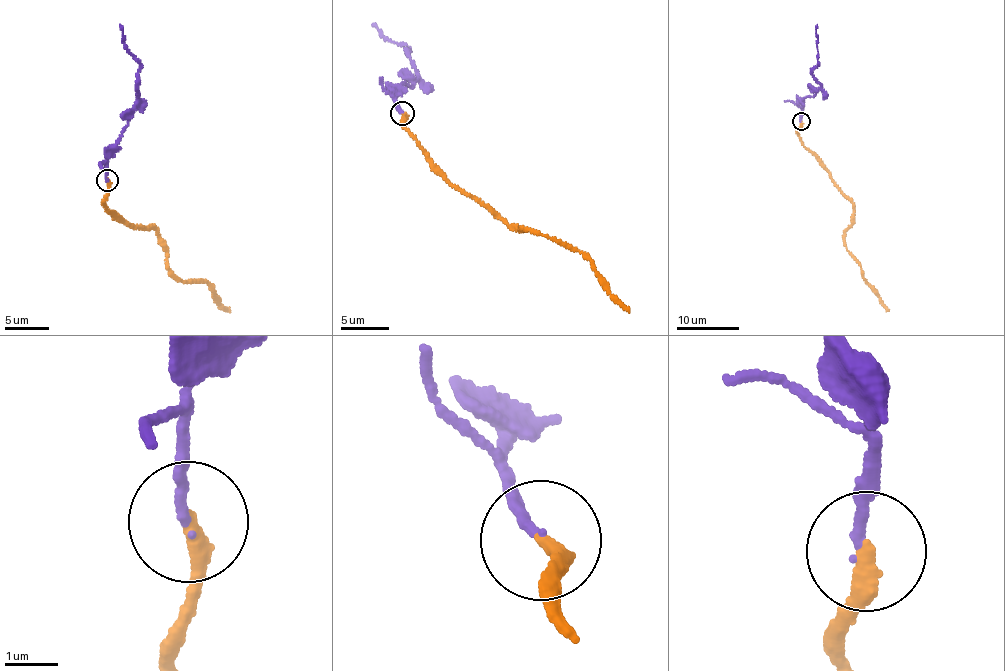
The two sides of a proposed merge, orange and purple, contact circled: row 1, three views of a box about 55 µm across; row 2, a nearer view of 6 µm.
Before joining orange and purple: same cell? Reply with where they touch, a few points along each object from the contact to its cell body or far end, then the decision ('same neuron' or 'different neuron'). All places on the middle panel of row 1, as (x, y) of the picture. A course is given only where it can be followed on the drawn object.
(402, 113) | orange via (402, 114), (411, 136), (452, 184), (477, 198), (513, 230), (545, 235), (580, 252), (629, 312) | purple via (402, 112), (392, 93), (417, 77), (409, 51), (372, 24) | different neuron

